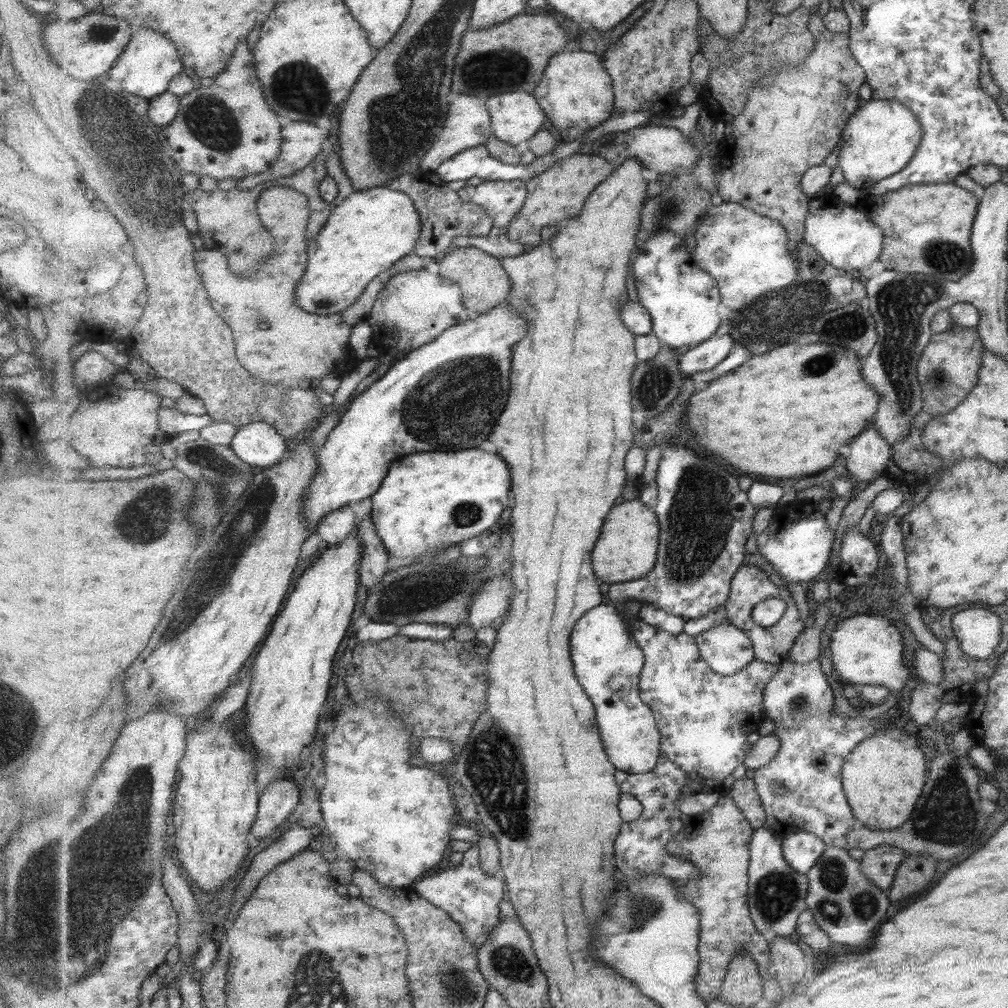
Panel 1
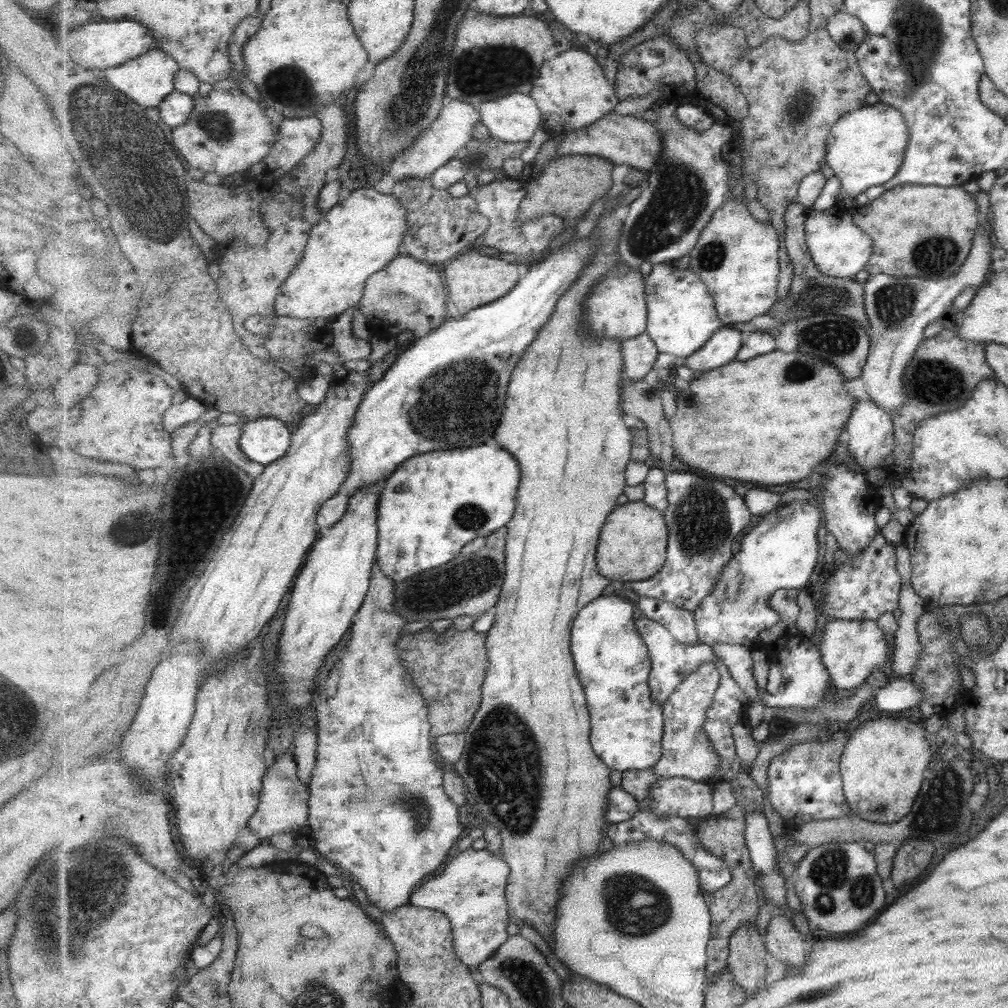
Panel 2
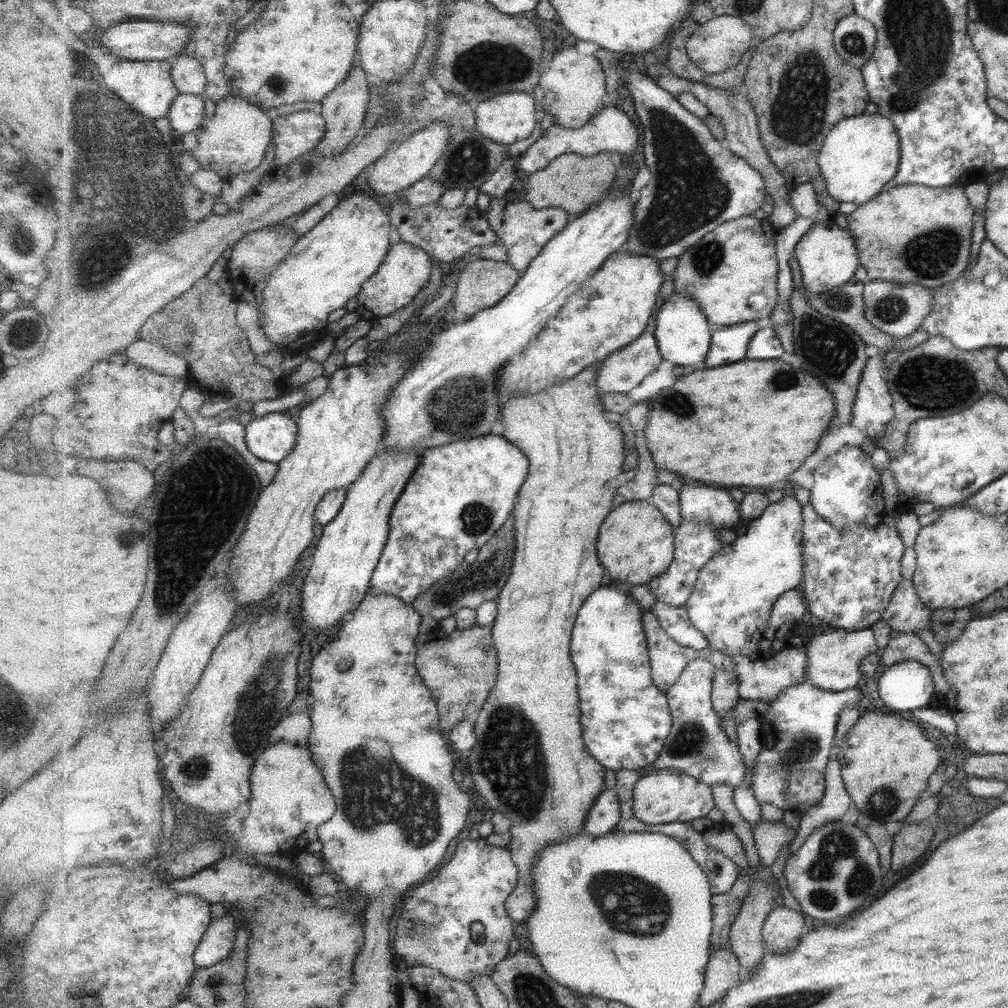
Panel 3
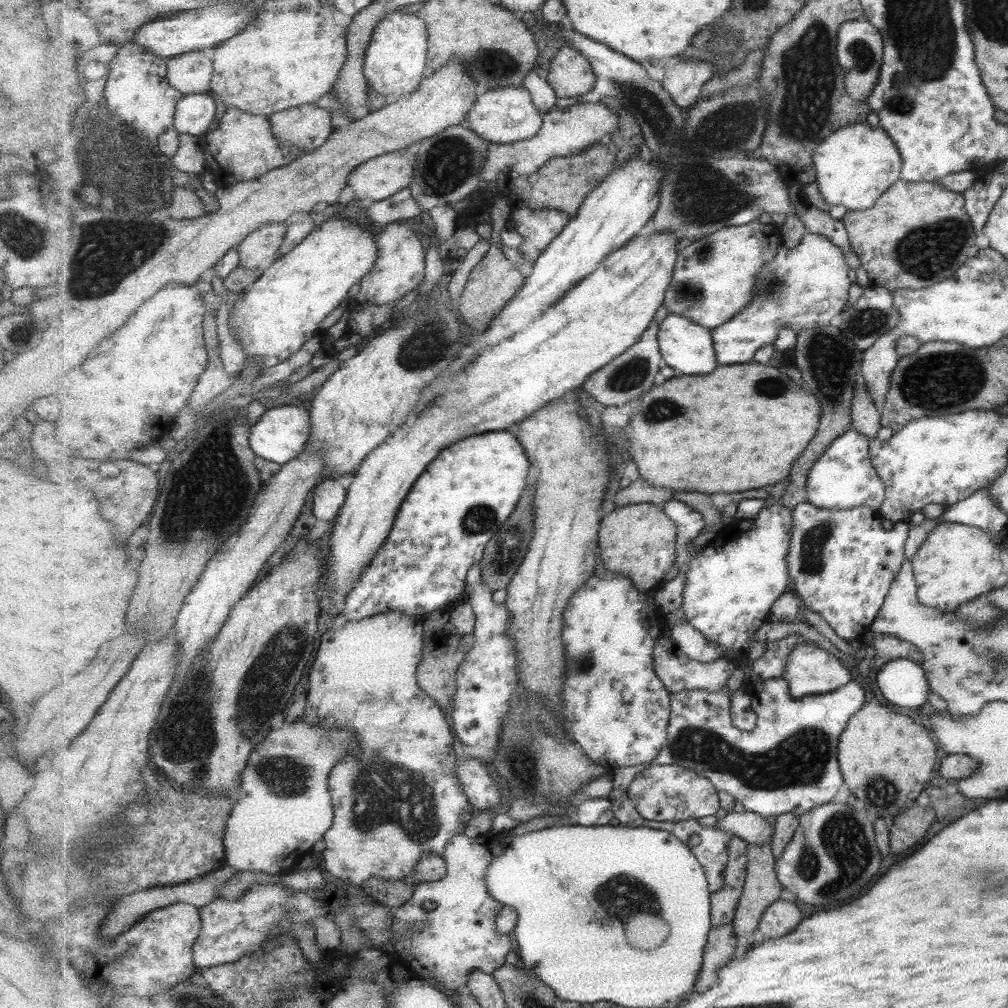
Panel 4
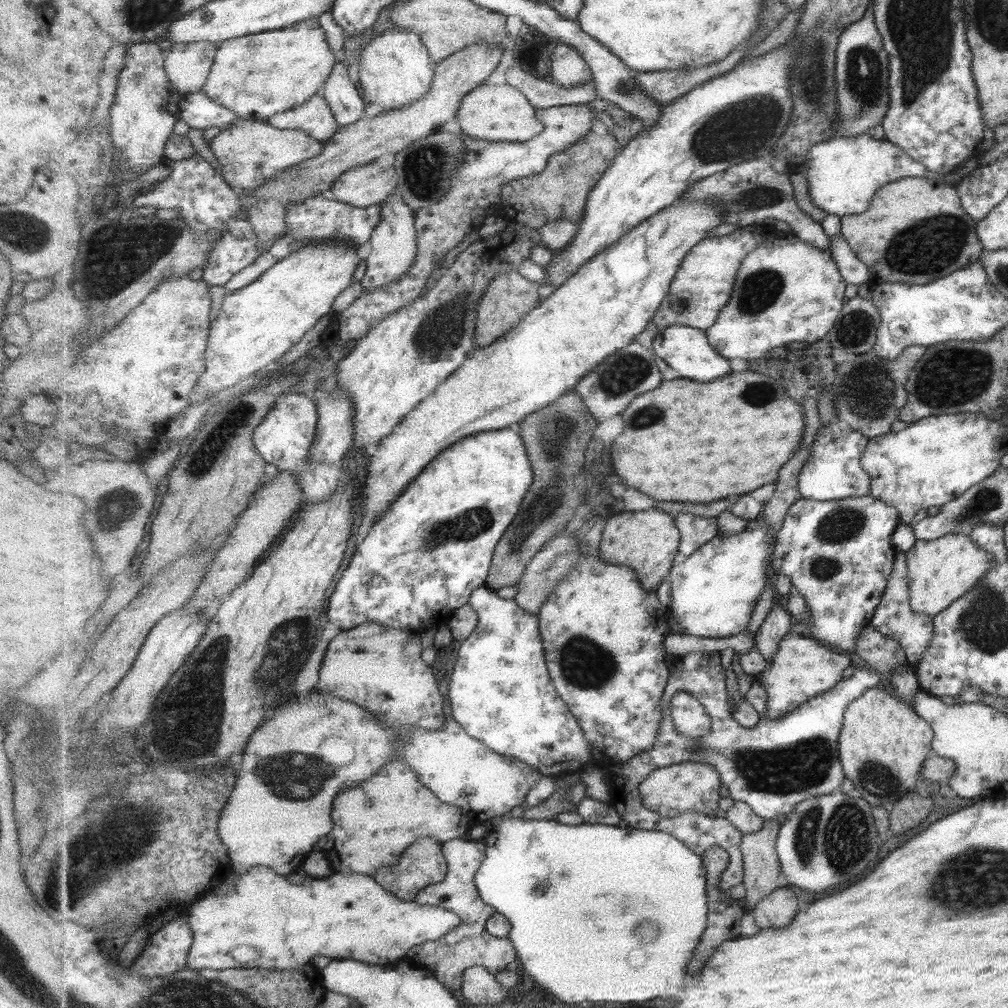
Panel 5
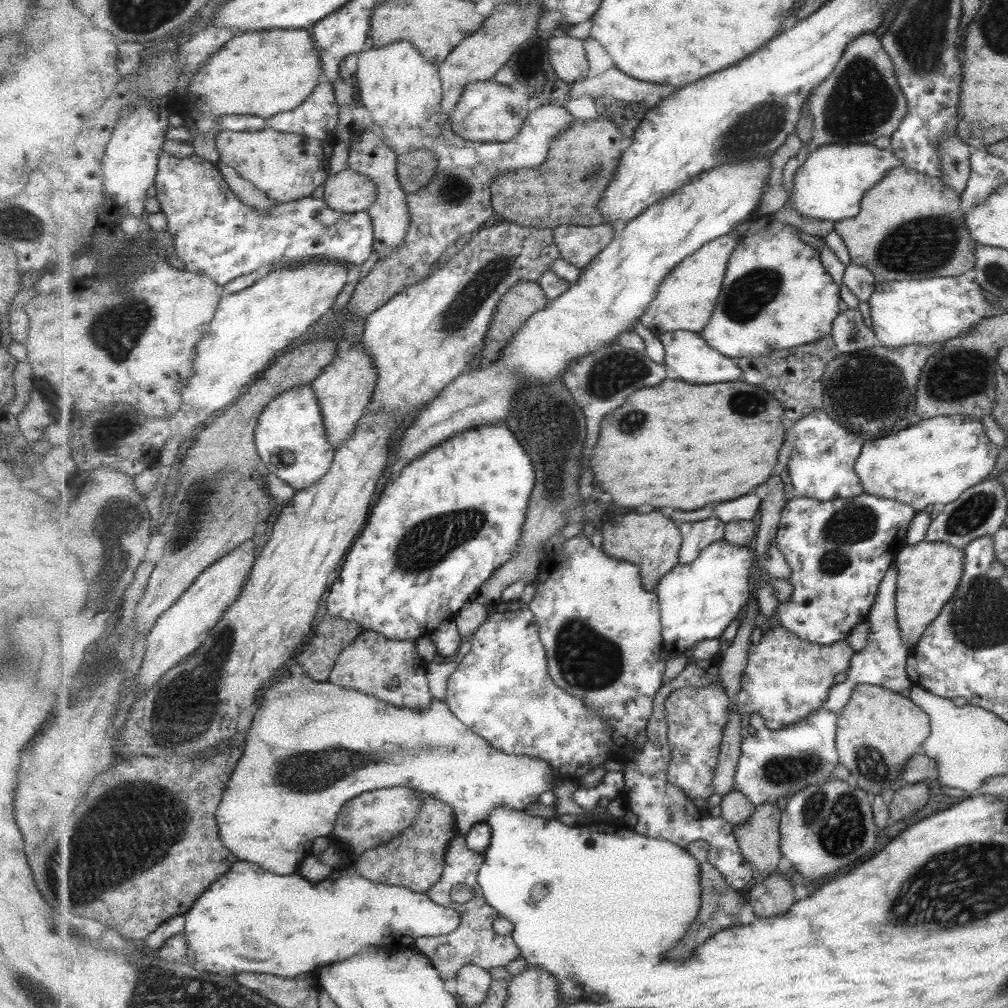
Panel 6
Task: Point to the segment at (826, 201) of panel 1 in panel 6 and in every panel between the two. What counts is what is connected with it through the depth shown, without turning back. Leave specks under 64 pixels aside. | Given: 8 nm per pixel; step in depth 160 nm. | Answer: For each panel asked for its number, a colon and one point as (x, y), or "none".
2: (840, 248)
3: (828, 256)
4: (804, 287)
5: (788, 290)
6: (778, 294)

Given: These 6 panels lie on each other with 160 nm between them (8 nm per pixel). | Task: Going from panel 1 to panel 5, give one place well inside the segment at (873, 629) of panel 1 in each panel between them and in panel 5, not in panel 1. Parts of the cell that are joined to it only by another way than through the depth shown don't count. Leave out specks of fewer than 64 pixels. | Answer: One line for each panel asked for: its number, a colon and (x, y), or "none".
2: (850, 649)
3: (835, 656)
4: (812, 670)
5: (803, 668)

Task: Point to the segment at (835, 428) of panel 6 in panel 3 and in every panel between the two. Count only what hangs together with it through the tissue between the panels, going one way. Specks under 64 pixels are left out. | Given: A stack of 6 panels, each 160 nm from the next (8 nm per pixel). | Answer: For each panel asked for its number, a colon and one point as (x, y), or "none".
3: (847, 490)
4: (844, 477)
5: (835, 471)

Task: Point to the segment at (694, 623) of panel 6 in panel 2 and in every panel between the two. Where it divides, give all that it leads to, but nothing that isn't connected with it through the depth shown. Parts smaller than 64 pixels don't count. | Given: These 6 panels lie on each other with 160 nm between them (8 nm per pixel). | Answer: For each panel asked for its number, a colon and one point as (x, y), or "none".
2: (783, 551)
3: (733, 601)
4: (731, 587)
5: (716, 591)

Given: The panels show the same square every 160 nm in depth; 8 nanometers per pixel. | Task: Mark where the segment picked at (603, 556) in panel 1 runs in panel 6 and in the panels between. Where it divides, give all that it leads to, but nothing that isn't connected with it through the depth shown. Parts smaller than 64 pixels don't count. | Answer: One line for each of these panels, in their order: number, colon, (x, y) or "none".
2: (634, 545)
3: (637, 545)
4: (639, 542)
5: (649, 541)
6: (652, 541)

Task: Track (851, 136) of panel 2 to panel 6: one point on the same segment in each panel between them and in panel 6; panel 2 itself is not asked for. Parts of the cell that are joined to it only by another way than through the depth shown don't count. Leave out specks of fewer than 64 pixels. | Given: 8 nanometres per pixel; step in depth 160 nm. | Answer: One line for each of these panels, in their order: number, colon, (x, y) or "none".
3: (862, 153)
4: (855, 165)
5: (845, 173)
6: (830, 186)

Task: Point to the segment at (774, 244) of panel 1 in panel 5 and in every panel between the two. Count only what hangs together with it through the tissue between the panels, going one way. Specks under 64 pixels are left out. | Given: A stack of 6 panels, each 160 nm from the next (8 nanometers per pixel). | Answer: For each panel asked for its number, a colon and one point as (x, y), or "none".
2: (738, 256)
3: (732, 272)
4: (715, 278)
5: (703, 287)

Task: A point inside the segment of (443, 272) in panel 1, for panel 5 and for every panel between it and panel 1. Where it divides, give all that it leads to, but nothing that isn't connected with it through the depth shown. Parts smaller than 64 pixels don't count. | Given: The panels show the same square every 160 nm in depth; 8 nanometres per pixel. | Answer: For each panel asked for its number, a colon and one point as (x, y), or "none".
2: (474, 279)
3: (482, 283)
4: (495, 280)
5: (509, 296)

